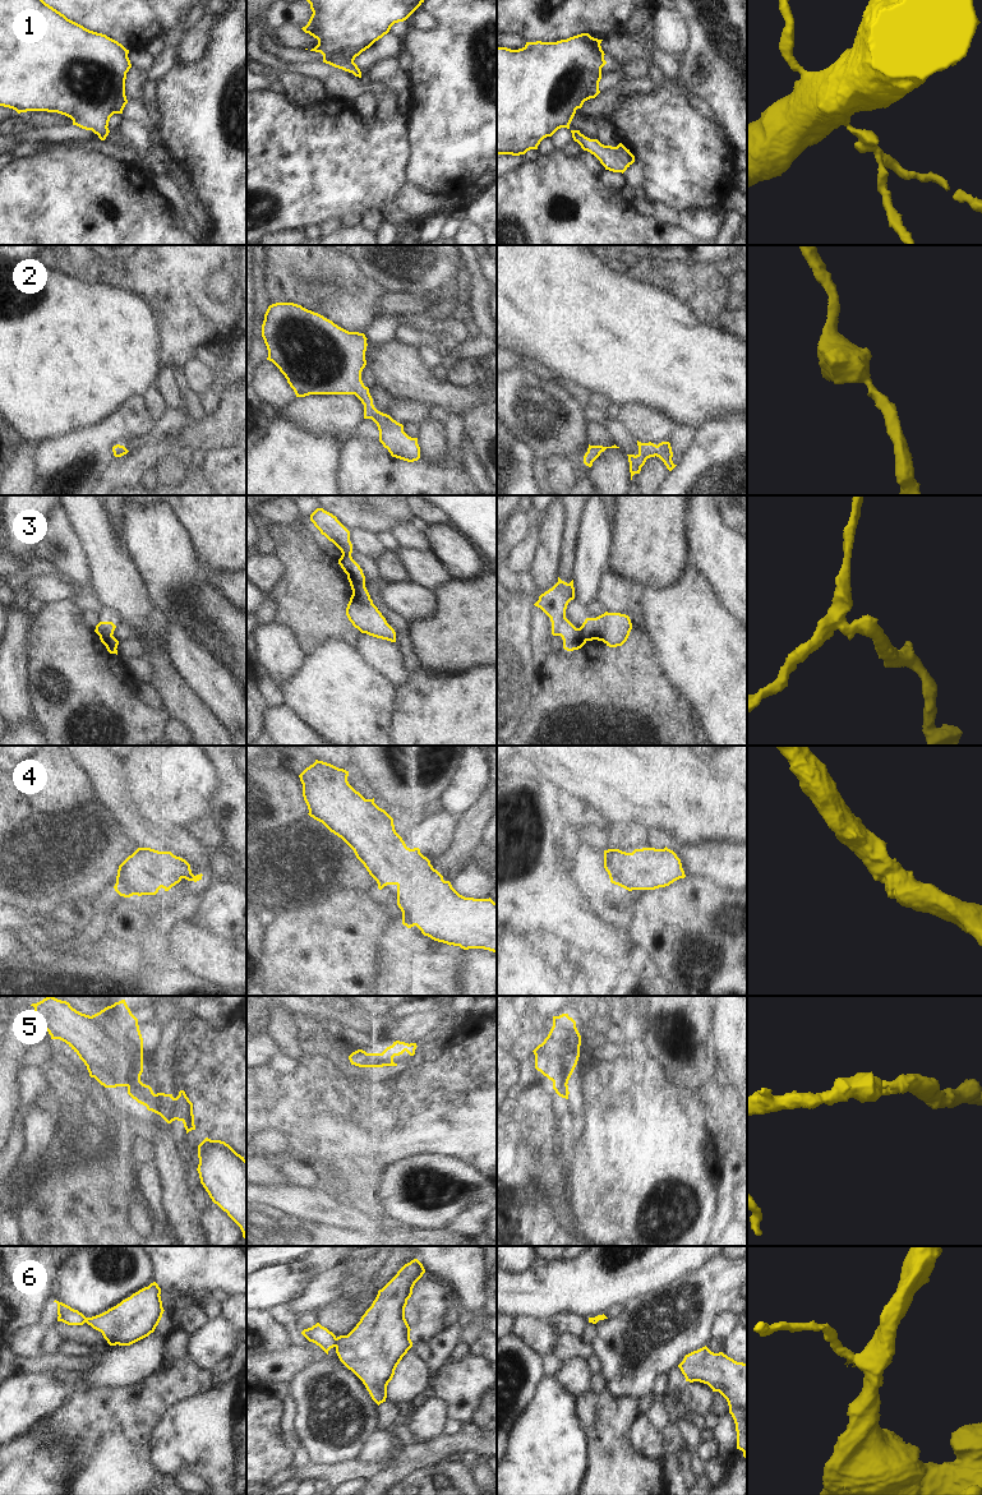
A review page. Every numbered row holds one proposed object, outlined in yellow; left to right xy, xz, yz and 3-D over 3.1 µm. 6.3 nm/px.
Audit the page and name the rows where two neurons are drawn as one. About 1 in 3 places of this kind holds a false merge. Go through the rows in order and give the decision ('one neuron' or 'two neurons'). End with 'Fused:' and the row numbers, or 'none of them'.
1: one neuron
2: one neuron
3: two neurons
4: one neuron
5: one neuron
6: two neurons
Fused: 3, 6

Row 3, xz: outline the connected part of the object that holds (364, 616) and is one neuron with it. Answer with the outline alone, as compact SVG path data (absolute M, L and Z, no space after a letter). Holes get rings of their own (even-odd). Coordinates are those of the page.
M350 583L352 595L346 608L346 615L361 633L396 642L396 632L373 604L364 583Z

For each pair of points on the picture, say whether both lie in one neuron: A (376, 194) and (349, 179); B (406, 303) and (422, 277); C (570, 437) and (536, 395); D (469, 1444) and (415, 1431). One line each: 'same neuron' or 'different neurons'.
A: same neuron
B: different neurons
C: same neuron
D: different neurons

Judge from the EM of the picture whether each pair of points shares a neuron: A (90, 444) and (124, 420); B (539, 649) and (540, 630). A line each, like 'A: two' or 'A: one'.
A: one
B: one

